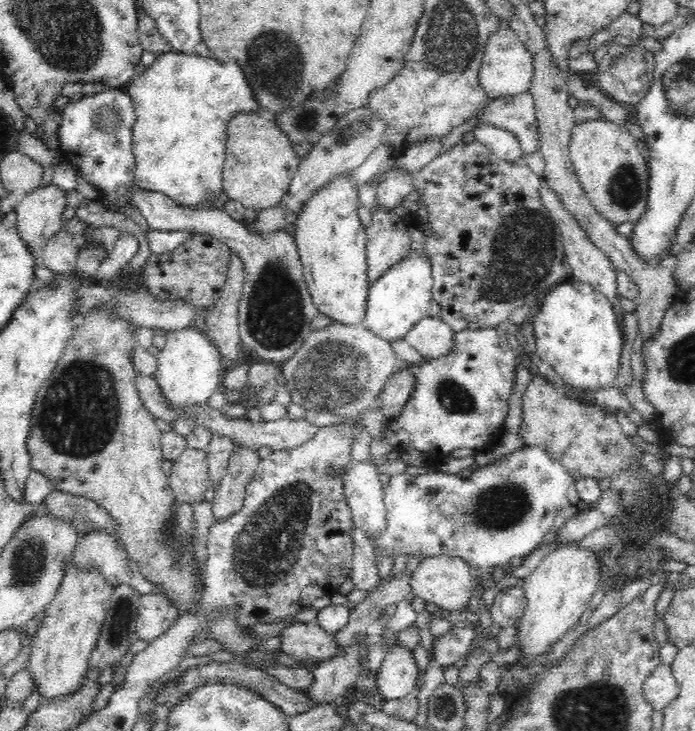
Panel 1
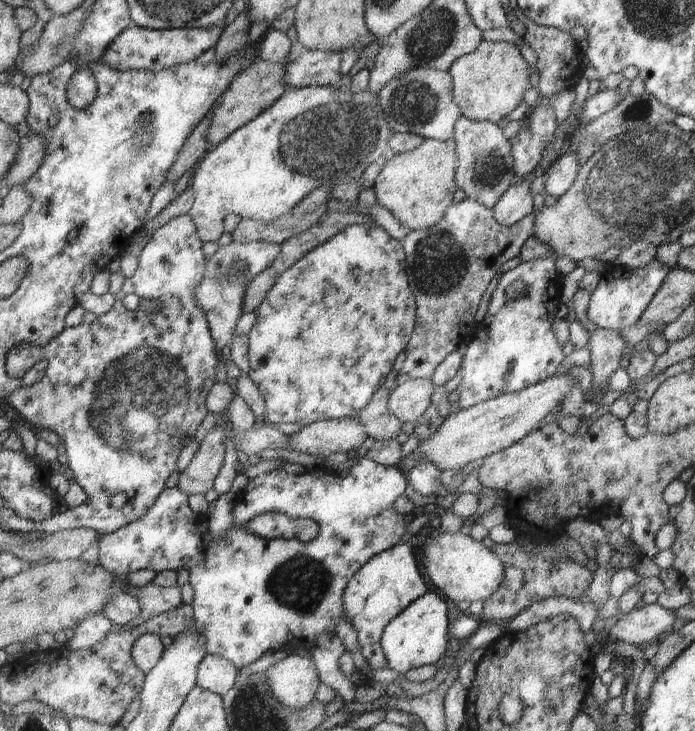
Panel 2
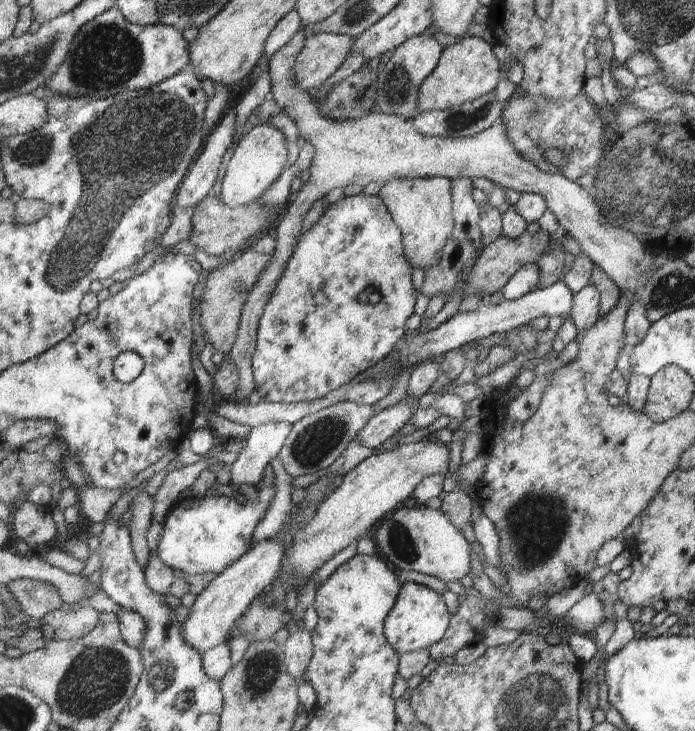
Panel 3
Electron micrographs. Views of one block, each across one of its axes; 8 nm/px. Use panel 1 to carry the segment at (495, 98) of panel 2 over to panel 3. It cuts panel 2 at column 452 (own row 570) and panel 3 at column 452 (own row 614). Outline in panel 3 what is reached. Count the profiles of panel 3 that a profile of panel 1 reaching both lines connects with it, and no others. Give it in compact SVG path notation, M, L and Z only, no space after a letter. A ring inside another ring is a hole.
M465 37L462 41L444 48L441 60L434 73L420 86L418 98L419 114L427 111L447 110L454 106L490 94L501 80L501 64L495 56L493 45L480 37Z

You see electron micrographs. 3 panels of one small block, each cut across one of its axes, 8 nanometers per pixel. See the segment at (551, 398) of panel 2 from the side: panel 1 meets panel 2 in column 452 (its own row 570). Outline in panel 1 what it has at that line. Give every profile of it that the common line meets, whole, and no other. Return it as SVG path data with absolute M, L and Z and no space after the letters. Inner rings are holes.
M438 555L424 558L412 572L412 595L422 598L430 608L448 610L448 612L468 612L474 588L470 564L462 557L450 555Z

